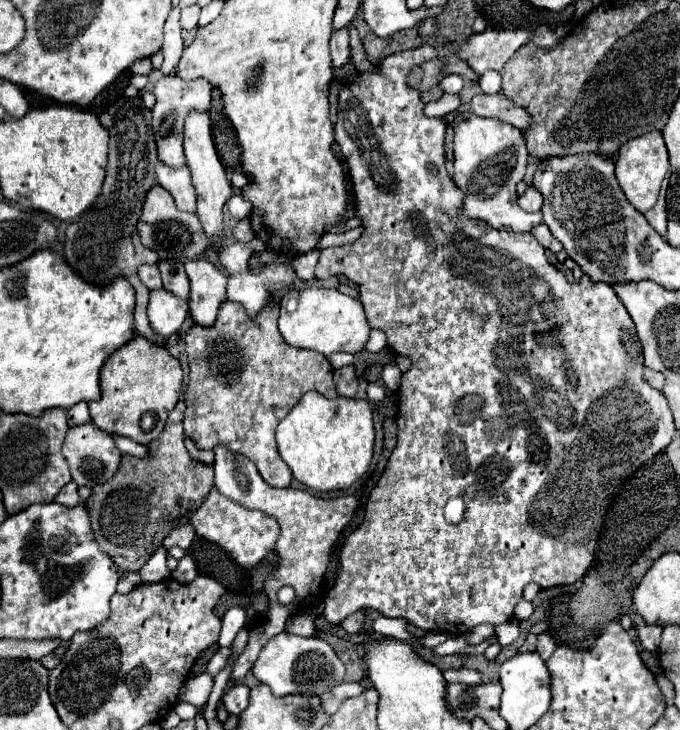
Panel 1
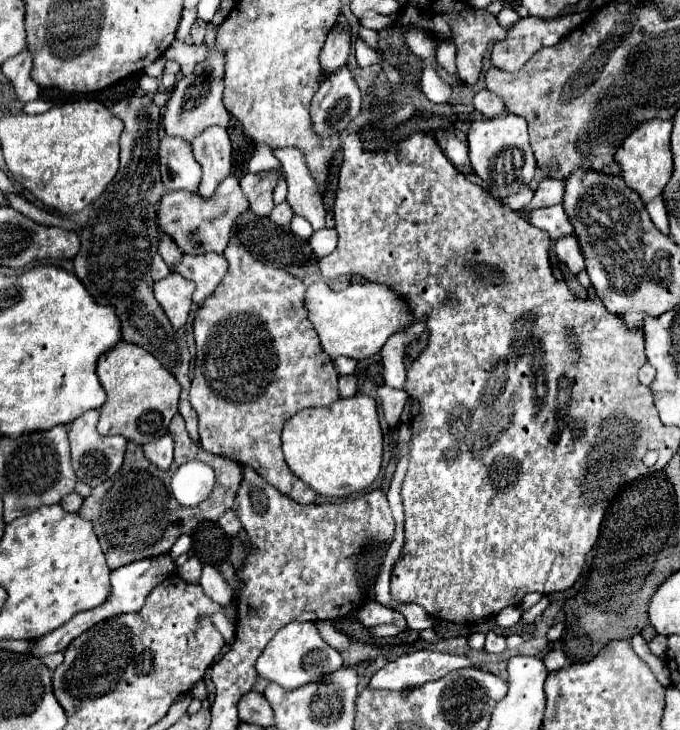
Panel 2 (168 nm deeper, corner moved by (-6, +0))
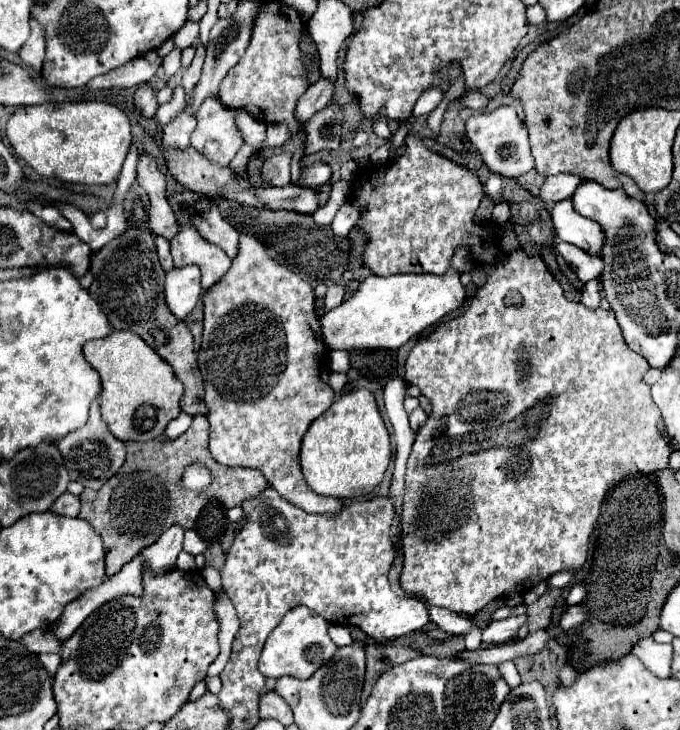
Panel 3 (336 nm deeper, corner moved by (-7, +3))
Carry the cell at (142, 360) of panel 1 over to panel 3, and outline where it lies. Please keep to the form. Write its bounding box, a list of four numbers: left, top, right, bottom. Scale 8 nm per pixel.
[84,332,184,440]

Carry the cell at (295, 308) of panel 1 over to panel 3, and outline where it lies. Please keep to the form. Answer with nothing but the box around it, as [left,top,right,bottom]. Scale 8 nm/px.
[320,268,464,350]

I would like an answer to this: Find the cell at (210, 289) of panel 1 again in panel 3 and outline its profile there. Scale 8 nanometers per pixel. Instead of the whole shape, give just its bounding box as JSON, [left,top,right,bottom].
[170,226,230,290]

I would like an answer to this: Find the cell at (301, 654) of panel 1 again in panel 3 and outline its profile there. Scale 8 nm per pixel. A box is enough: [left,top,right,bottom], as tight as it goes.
[258,606,338,680]

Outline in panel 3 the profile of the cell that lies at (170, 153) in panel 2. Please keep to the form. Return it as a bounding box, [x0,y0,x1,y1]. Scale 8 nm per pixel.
[160,112,196,154]

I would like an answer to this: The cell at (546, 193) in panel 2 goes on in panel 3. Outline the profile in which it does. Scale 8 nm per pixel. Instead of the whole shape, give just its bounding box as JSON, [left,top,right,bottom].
[540,174,582,204]

